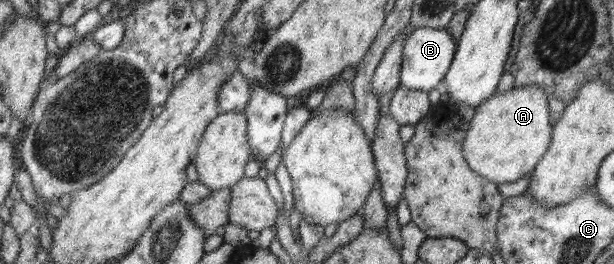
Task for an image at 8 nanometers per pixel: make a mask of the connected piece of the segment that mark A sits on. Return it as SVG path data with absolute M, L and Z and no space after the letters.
M531 84L523 87L512 87L503 93L497 92L475 108L473 119L468 122L463 155L468 166L481 177L487 178L496 185L514 182L531 173L551 143L553 124L551 123L547 94L542 87Z

